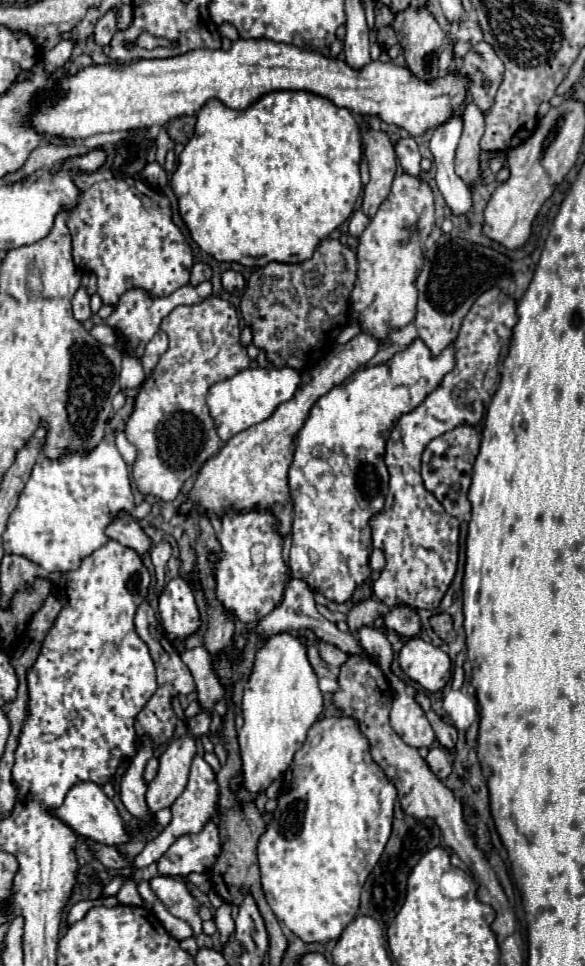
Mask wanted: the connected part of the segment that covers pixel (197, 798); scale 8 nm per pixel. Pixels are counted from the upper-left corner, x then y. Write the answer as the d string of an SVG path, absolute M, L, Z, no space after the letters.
M195 755L193 765L191 765L191 773L189 773L189 783L187 783L185 791L171 805L171 823L159 833L159 837L155 837L153 841L147 843L147 847L143 849L143 853L139 853L135 857L133 867L135 869L143 869L143 867L159 861L163 857L163 853L173 845L173 841L177 837L181 837L185 833L199 833L203 829L203 825L213 817L215 805L217 805L217 797L219 797L219 791L217 791L217 781L215 781L213 769L209 767L209 763L203 757Z

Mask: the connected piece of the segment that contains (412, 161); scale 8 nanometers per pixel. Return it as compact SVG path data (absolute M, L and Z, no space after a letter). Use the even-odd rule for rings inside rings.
M409 137L409 139L401 139L397 145L395 145L395 153L397 153L397 159L401 163L401 167L405 169L407 175L411 177L421 177L421 155L419 155L419 149L417 149L417 143Z

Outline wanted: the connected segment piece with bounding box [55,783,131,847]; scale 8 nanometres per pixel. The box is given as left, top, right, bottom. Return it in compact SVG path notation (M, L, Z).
M77 783L65 797L63 805L55 811L55 815L59 815L71 829L75 829L79 835L89 837L95 843L101 845L111 845L111 847L119 847L123 843L129 843L131 837L125 829L125 821L121 819L121 815L117 813L117 807L113 805L113 801L103 793L103 789L95 783Z

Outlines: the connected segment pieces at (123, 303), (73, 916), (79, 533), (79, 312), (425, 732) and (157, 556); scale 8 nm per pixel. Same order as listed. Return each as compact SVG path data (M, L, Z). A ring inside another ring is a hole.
M205 281L205 283L197 285L197 287L185 285L185 287L177 289L175 293L171 293L171 295L167 295L167 297L153 297L153 295L147 295L147 291L143 291L143 289L139 289L139 287L131 287L131 289L127 289L127 291L121 295L121 299L119 299L119 303L117 303L117 307L115 307L115 311L113 311L113 315L111 315L105 323L107 323L109 327L113 327L119 337L123 335L125 349L127 349L127 351L131 351L133 355L141 357L143 351L145 351L145 347L147 347L147 343L149 343L149 341L153 339L153 335L159 331L159 323L161 323L175 307L179 307L179 305L195 305L195 303L203 301L203 299L209 297L209 295L211 295L211 283L209 283L209 281Z
M109 897L109 899L96 899L96 900L83 900L75 904L68 912L66 917L66 924L71 925L79 920L81 920L91 907L97 905L117 905L117 899L115 897Z
M111 431L105 433L103 441L91 449L91 451L63 451L59 459L47 459L39 457L29 481L25 483L25 489L19 495L19 503L15 511L9 517L7 529L3 533L3 543L5 543L5 553L9 555L23 555L25 559L31 559L35 565L41 569L53 573L65 573L73 571L79 567L79 563L91 555L95 549L103 547L103 543L109 541L105 529L109 523L113 523L121 511L129 513L135 521L141 521L143 517L149 515L152 505L147 501L135 503L133 491L131 491L131 479L129 479L129 469L123 457L119 455L115 447L115 435Z
M81 287L75 297L73 297L73 317L79 323L85 323L87 319L91 319L91 309L89 309L89 295L87 291Z
M403 689L397 691L393 697L391 727L411 747L421 749L421 747L431 747L435 743L435 733L425 717L425 711L415 701L415 697L405 693Z
M161 539L153 549L151 549L151 561L155 565L155 575L157 575L157 593L161 593L161 589L165 587L165 565L171 557L173 549L171 549L171 543L167 539Z

